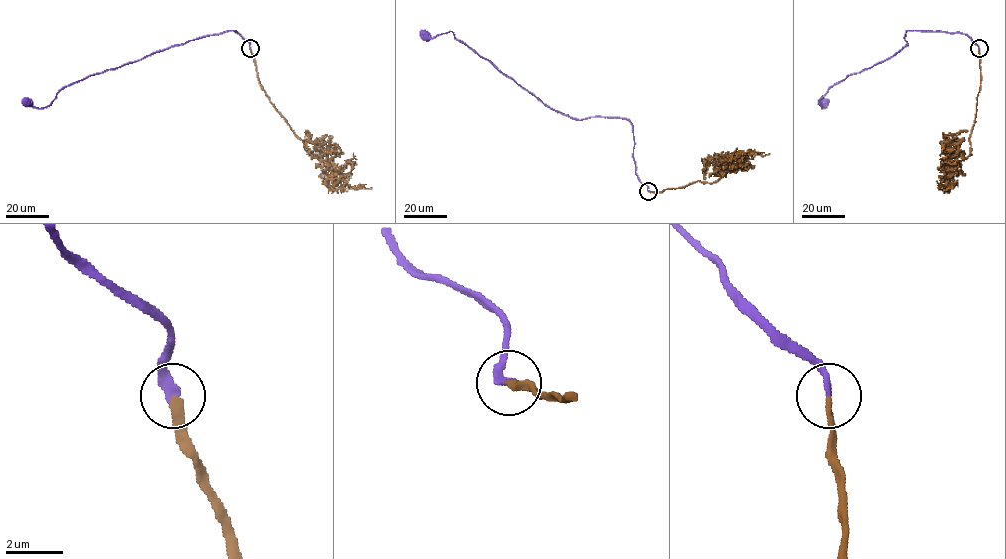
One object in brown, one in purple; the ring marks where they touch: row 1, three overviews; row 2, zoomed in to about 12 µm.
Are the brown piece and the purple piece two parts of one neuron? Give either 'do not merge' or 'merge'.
merge

